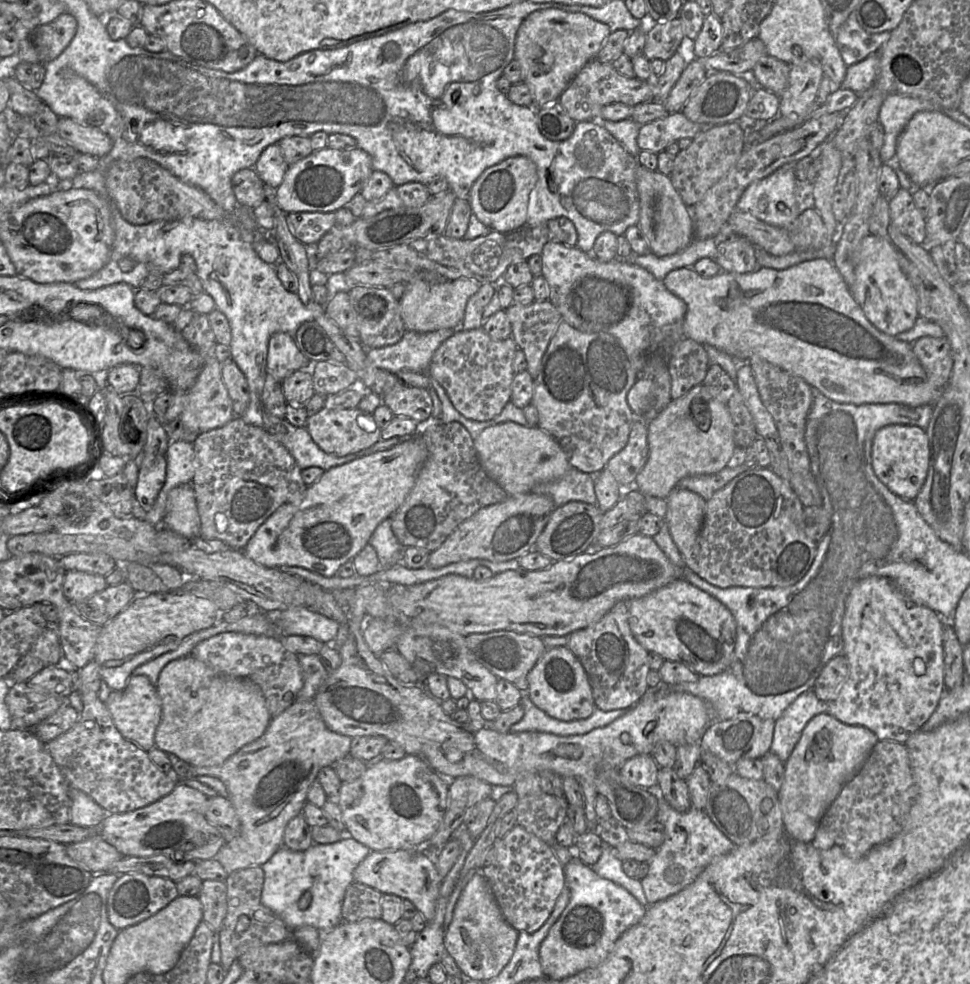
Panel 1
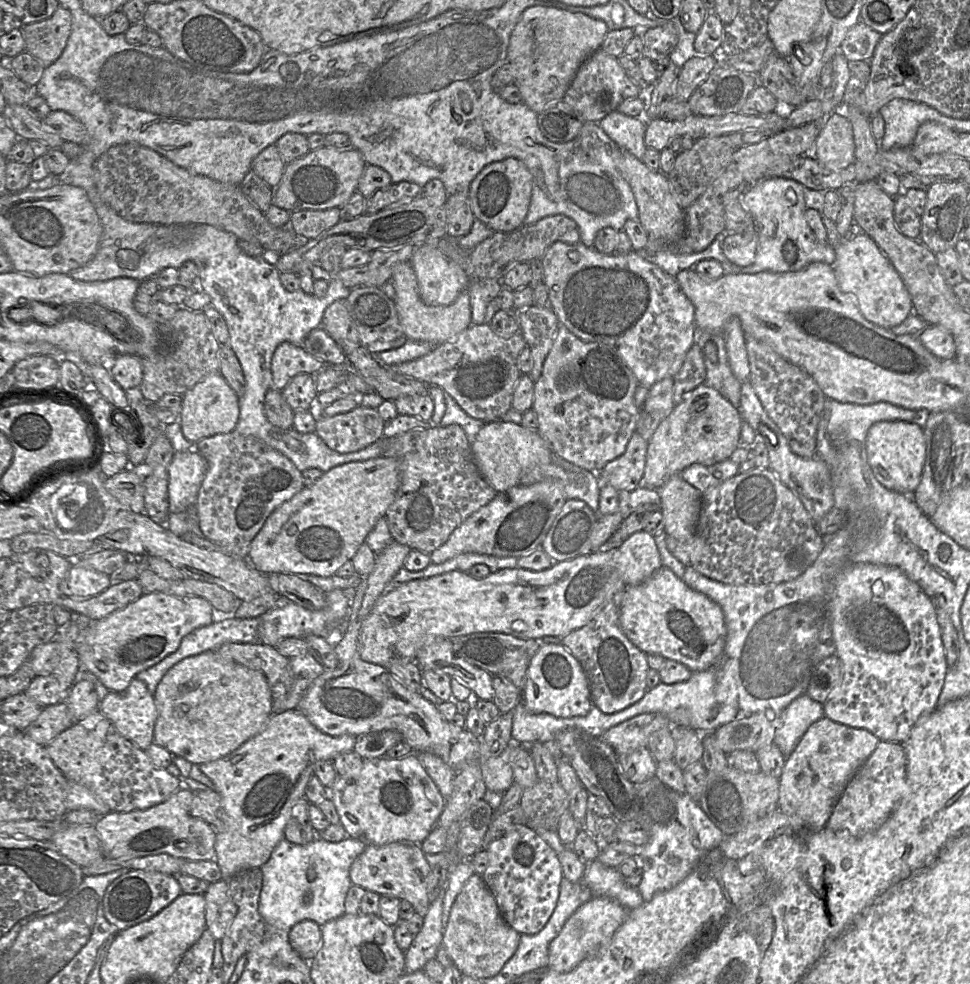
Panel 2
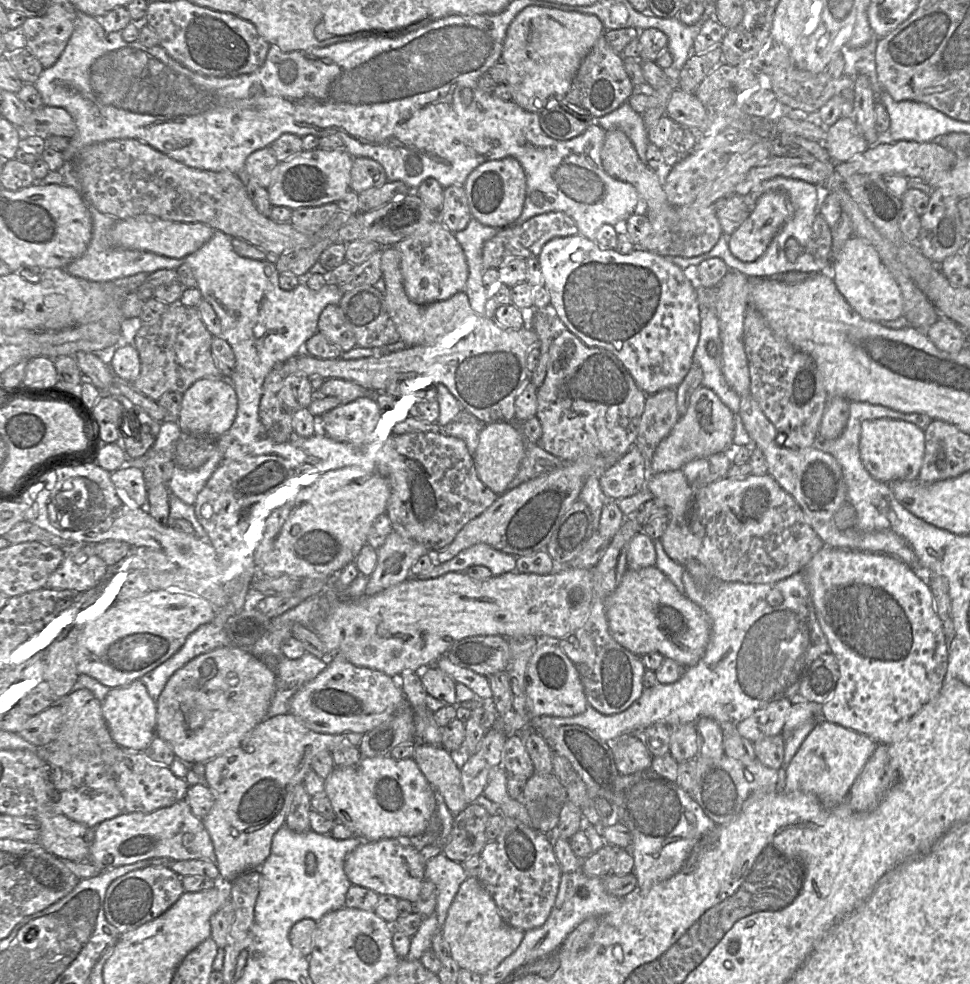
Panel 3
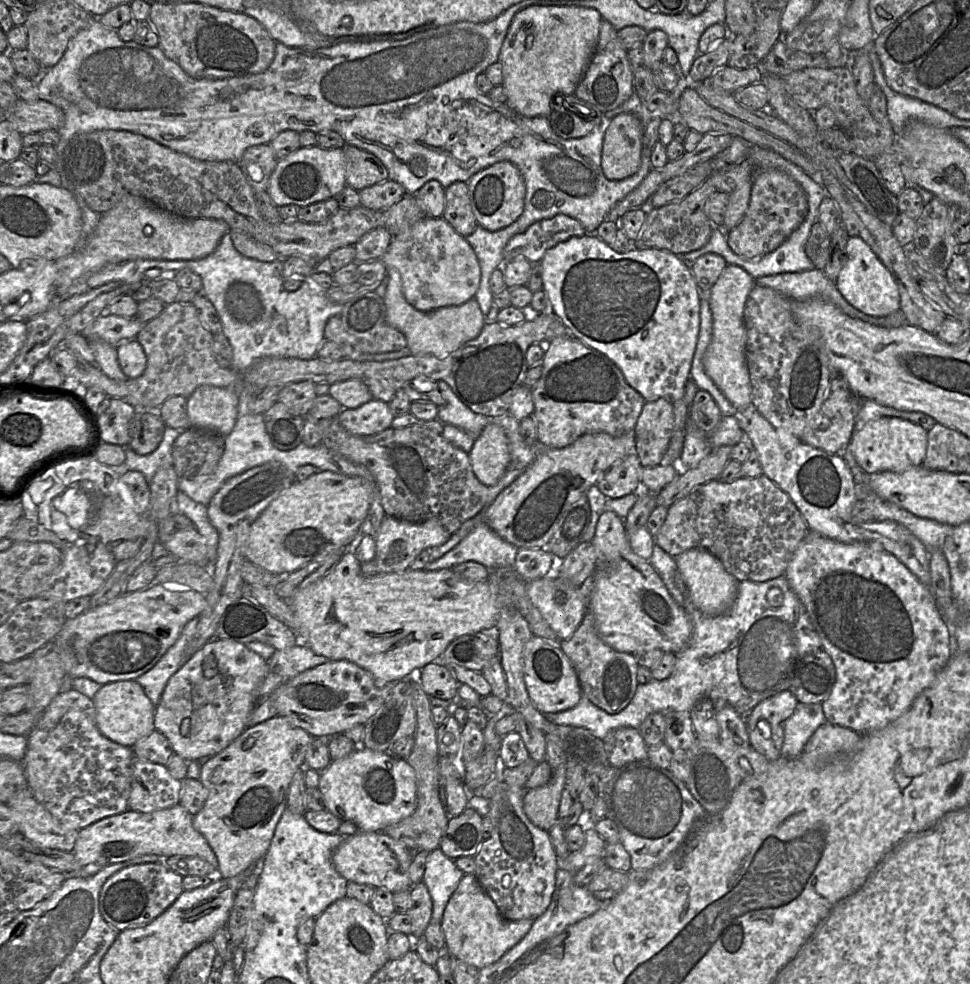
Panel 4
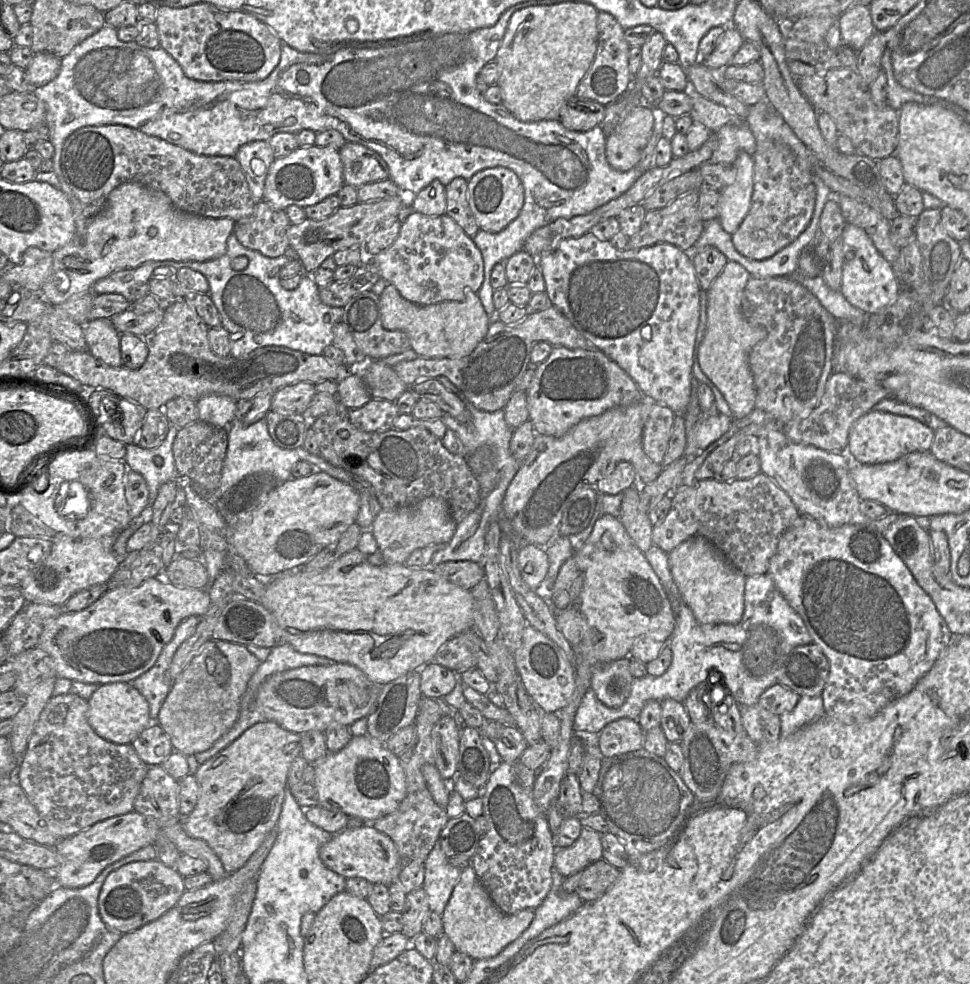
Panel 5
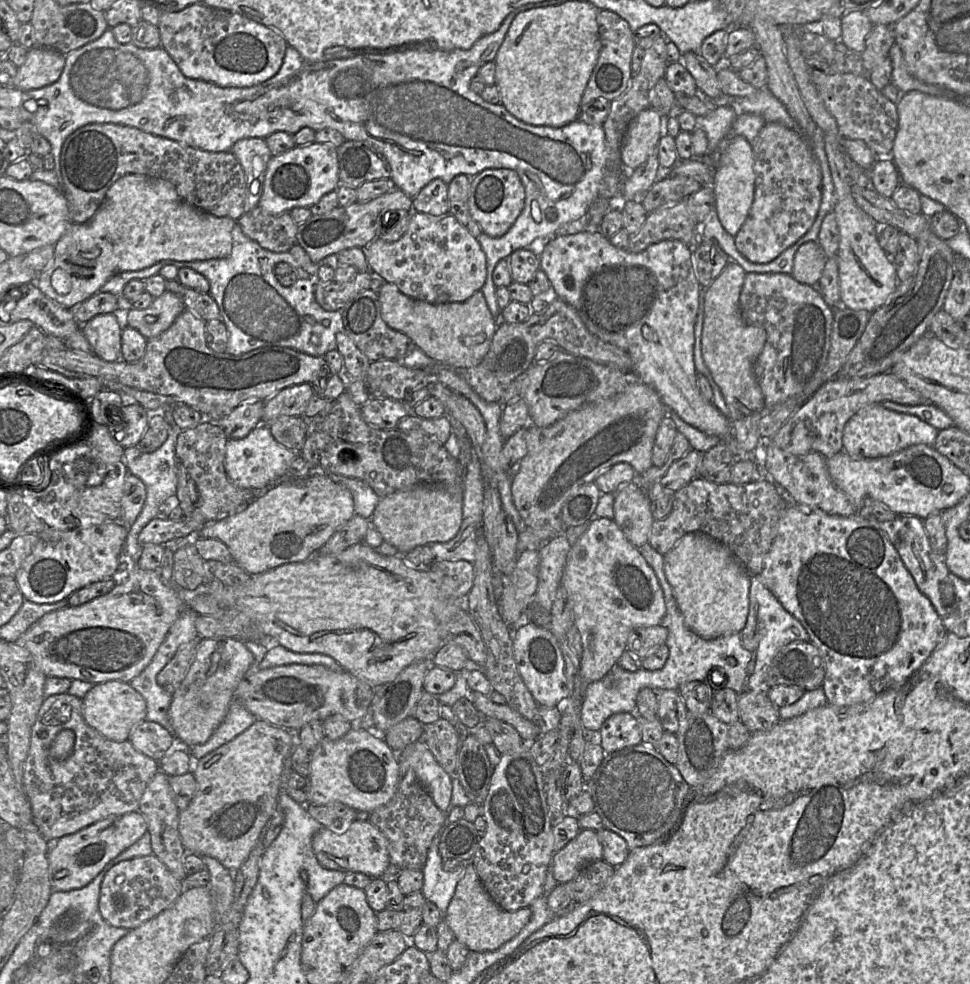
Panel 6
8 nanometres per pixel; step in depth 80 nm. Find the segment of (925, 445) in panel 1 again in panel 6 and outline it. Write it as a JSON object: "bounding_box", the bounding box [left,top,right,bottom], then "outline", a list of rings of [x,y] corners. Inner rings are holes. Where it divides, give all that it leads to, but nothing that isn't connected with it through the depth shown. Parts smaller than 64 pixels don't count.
{"bounding_box":[843,403,939,459],"outline":[[[880,403],[870,404],[861,408],[845,424],[843,451],[854,459],[880,458],[913,445],[933,447],[938,433],[939,430],[916,416],[888,410]]]}

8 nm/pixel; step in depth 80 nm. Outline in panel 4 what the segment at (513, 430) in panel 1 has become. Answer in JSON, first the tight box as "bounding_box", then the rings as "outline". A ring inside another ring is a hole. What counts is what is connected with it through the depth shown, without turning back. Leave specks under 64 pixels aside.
{"bounding_box":[469,424,510,485],"outline":[[[497,424],[487,425],[475,439],[469,459],[482,484],[496,485],[510,462],[509,441],[504,430]]]}

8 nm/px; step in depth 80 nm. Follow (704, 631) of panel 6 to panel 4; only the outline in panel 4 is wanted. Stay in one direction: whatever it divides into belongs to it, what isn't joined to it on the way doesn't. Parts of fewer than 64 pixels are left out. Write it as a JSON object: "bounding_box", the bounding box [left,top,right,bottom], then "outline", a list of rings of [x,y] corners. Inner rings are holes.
{"bounding_box":[674,548,740,617],"outline":[[[701,548],[689,549],[674,558],[689,598],[696,608],[713,617],[725,614],[731,609],[737,597],[740,581],[725,569],[718,558]]]}

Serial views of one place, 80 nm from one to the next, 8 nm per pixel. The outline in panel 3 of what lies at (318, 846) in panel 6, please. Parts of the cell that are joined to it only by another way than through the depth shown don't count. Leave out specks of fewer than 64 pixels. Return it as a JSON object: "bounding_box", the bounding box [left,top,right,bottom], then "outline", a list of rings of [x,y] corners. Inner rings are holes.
{"bounding_box":[344,839,425,903],"outline":[[[381,839],[364,841],[350,852],[344,862],[344,872],[352,885],[415,903],[425,881],[425,865],[415,848],[402,845],[398,839]]]}

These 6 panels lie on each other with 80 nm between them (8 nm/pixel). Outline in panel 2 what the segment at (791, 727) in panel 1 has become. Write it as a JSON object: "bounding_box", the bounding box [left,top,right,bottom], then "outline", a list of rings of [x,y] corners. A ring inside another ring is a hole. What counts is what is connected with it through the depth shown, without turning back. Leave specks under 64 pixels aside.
{"bounding_box":[773,694,823,757],"outline":[[[807,694],[800,695],[782,712],[781,724],[775,732],[773,743],[785,757],[790,755],[811,724],[823,717],[823,704]]]}

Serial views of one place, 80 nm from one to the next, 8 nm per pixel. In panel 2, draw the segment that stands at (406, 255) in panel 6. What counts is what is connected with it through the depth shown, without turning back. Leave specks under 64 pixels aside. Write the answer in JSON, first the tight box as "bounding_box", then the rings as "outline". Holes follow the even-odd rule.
{"bounding_box":[411,241,470,306],"outline":[[[438,241],[416,245],[411,257],[420,298],[430,306],[452,304],[470,284],[466,272],[437,248]]]}

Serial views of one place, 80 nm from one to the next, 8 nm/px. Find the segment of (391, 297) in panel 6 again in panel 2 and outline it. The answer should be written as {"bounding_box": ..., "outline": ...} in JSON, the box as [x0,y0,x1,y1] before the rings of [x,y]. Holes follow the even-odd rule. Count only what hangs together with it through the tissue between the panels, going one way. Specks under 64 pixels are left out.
{"bounding_box":[390,262,472,346],"outline":[[[410,262],[396,263],[392,268],[390,281],[396,291],[394,302],[400,324],[407,339],[428,342],[437,346],[472,325],[468,288],[463,290],[450,305],[430,306],[420,298],[417,277]]]}

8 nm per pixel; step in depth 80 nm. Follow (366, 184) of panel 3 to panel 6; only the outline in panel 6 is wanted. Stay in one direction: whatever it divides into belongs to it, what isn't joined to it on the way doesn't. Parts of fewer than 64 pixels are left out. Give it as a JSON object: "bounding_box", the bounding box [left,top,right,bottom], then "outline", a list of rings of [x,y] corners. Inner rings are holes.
{"bounding_box":[336,140,390,188],"outline":[[[346,140],[336,148],[339,185],[358,188],[364,182],[390,178],[390,166],[375,149],[361,141]]]}

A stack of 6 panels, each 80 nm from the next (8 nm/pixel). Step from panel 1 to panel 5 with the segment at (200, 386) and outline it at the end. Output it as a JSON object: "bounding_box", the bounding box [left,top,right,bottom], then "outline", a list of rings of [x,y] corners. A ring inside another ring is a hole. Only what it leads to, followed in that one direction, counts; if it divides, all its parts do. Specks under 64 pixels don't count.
{"bounding_box":[196,395,238,428],"outline":[[[208,395],[196,401],[199,421],[228,428],[235,417],[238,402],[228,396]]]}

